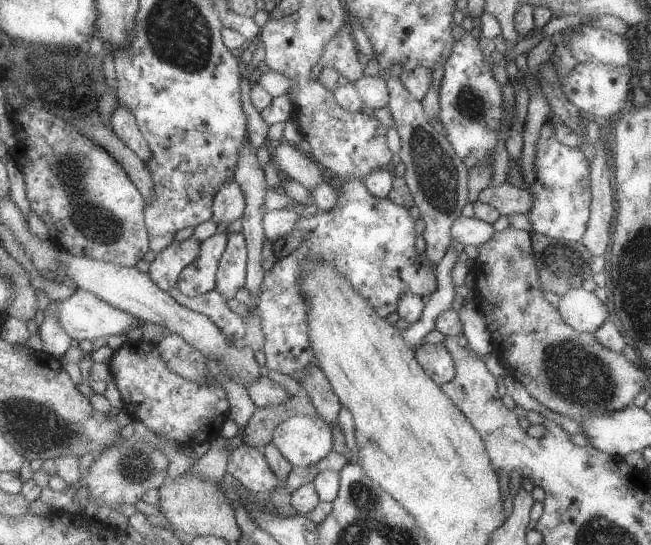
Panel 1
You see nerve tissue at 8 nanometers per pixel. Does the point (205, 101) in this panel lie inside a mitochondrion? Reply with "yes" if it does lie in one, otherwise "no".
no

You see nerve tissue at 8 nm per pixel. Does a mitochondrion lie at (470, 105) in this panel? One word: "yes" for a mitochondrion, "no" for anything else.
yes

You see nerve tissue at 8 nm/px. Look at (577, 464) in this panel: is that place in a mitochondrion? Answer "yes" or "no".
no

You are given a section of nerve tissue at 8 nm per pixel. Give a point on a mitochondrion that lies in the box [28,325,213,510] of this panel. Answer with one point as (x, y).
(135, 465)

